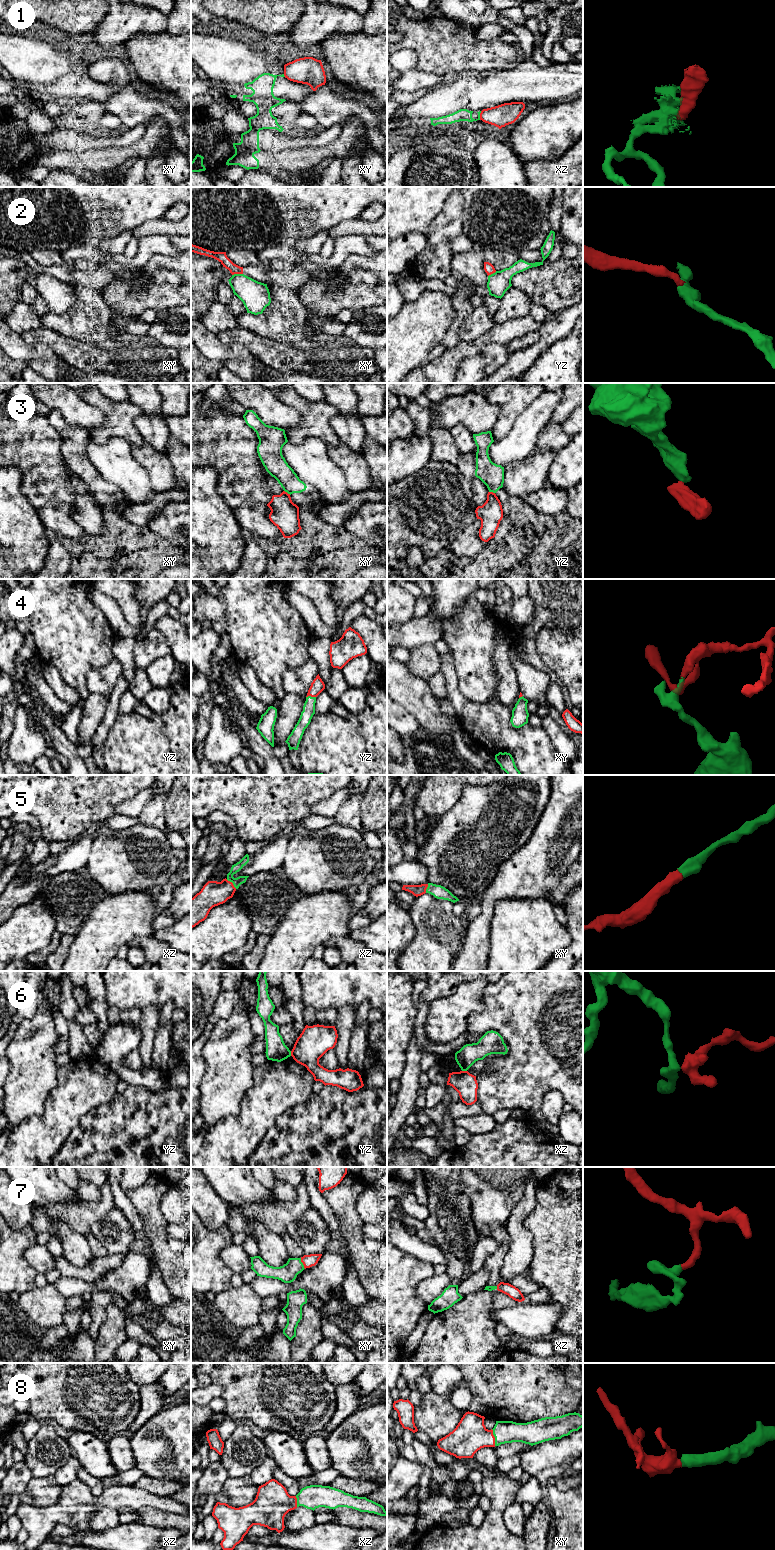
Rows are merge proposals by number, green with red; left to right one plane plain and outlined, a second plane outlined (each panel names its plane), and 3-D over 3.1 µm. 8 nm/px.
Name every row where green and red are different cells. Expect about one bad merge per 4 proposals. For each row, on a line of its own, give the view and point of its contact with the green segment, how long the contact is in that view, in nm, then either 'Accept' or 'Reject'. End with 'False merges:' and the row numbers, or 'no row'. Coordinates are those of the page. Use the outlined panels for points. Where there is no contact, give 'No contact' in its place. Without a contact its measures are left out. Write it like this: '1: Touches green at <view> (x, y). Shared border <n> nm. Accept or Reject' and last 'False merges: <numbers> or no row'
1: Touches green at xz (479, 115). Shared border 70 nm. Reject
2: Touches green at xy (237, 274). Shared border 90 nm. Reject
3: Touches green at xy (287, 492). Shared border 70 nm. Reject
4: Touches green at yz (310, 696). Shared border 80 nm. Accept
5: Touches green at xz (232, 882). Shared border 120 nm. Accept
6: Touches green at yz (290, 1053). Shared border 40 nm. Reject
7: Touches green at xy (302, 1263). Shared border 100 nm. Accept
8: Touches green at xy (494, 1436). Shared border 140 nm. Accept
False merges: 1, 2, 3, 6

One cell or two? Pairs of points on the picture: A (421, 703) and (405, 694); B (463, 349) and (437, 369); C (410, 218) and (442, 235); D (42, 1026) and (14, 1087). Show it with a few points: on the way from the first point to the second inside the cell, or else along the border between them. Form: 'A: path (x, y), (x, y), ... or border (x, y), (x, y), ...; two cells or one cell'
A: path (417, 699), (412, 694), (409, 694); one cell
B: path (457, 354), (443, 367); one cell
C: border (442, 209), (432, 220), (429, 230), (425, 234); two cells
D: path (35, 1041), (32, 1048), (32, 1069), (29, 1072); one cell

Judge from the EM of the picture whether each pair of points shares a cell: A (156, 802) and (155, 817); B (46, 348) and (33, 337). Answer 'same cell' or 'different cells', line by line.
A: same cell
B: same cell

